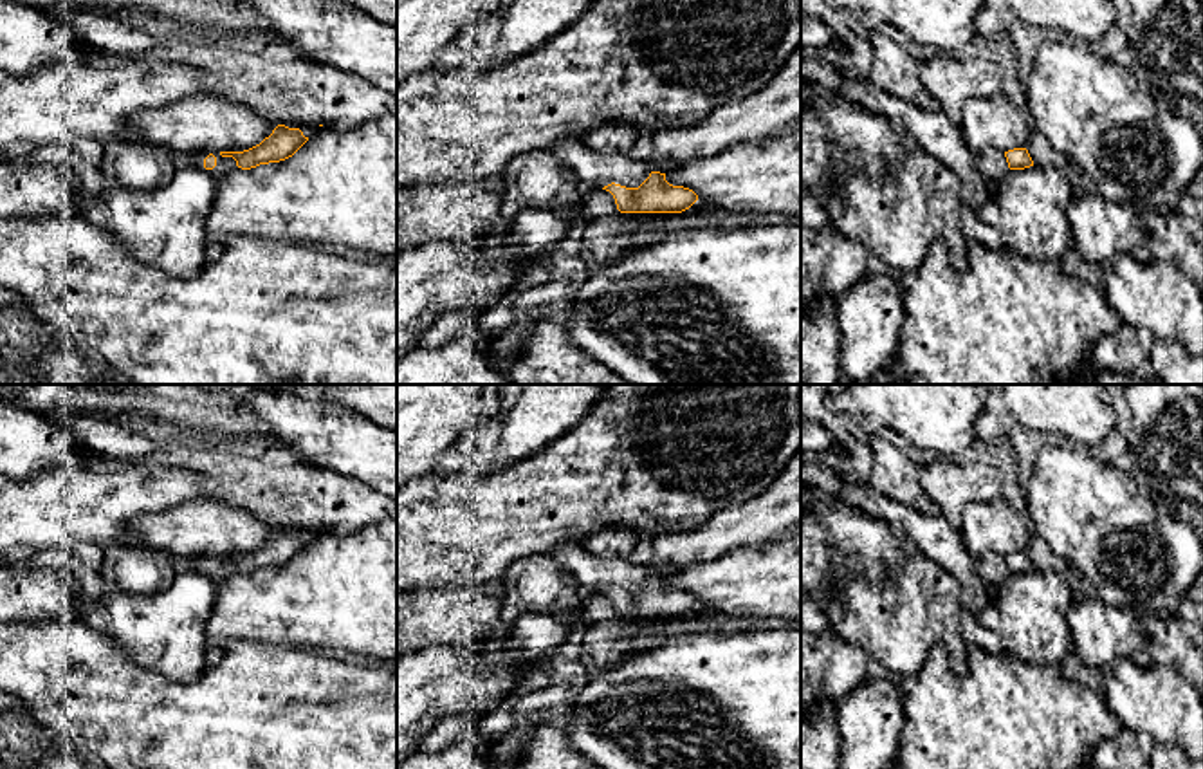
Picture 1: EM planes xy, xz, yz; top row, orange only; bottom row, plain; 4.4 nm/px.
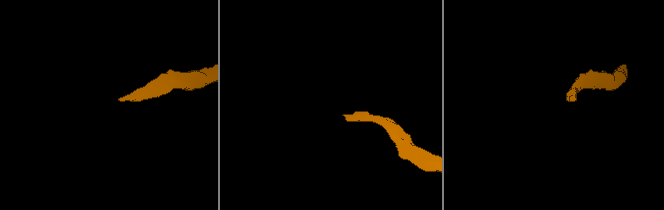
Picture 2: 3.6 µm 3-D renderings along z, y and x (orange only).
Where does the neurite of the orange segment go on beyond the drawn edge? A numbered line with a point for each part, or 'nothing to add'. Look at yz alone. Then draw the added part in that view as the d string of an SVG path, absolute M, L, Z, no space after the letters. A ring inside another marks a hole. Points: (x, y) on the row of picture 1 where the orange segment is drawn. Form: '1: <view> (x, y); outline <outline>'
1: yz (991, 161); outline M987 148L976 155L978 171L992 179L1003 179L1010 168L1005 157L1005 152L996 148Z

